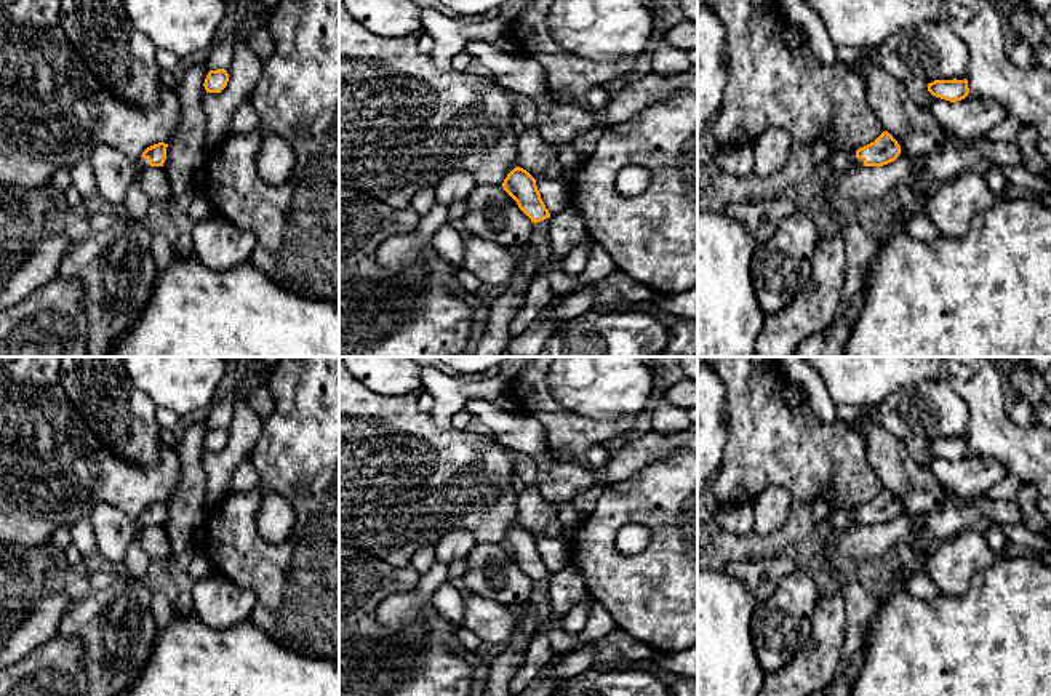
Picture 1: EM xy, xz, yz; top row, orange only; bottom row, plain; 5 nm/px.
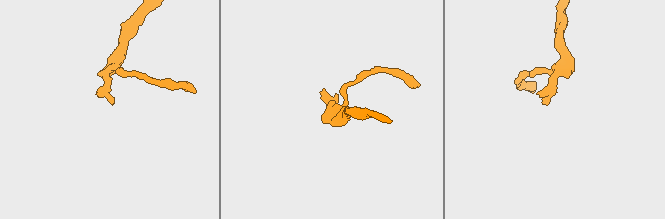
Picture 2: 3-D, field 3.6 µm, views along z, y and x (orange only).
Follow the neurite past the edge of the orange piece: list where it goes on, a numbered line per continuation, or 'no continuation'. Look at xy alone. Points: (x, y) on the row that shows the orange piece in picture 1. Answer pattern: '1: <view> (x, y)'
1: xy (114, 173)

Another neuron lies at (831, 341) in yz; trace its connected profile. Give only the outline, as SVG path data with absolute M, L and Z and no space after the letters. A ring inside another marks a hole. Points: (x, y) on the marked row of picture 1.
M870 266L861 293L849 304L843 317L832 322L827 328L808 336L798 347L795 357L845 357L846 342L853 333L853 325L861 314L865 286L872 278Z

